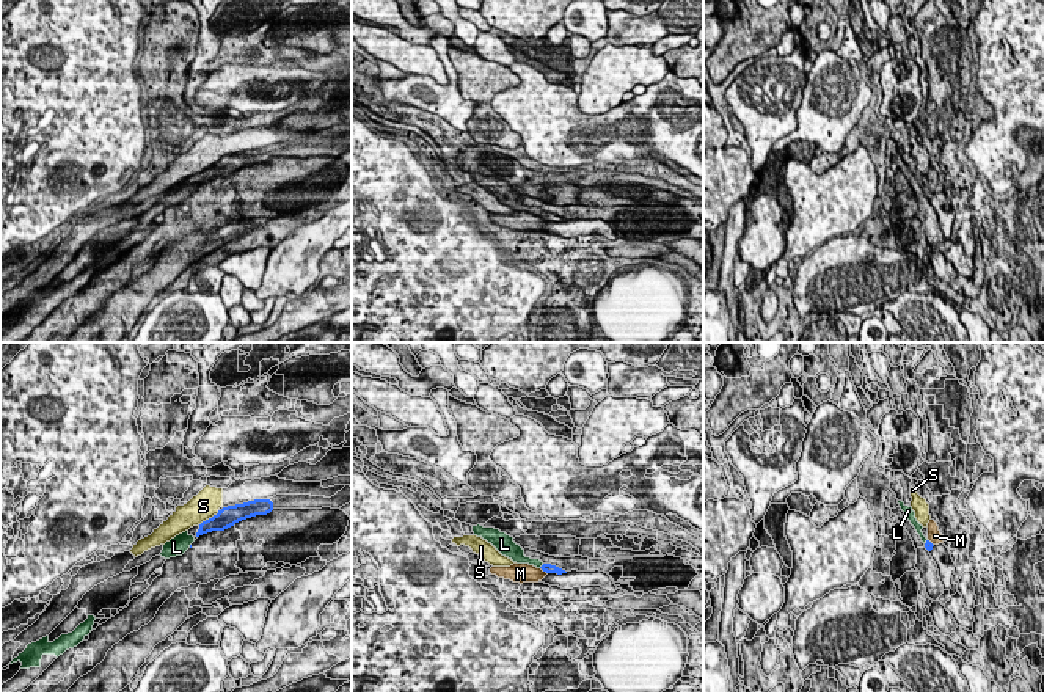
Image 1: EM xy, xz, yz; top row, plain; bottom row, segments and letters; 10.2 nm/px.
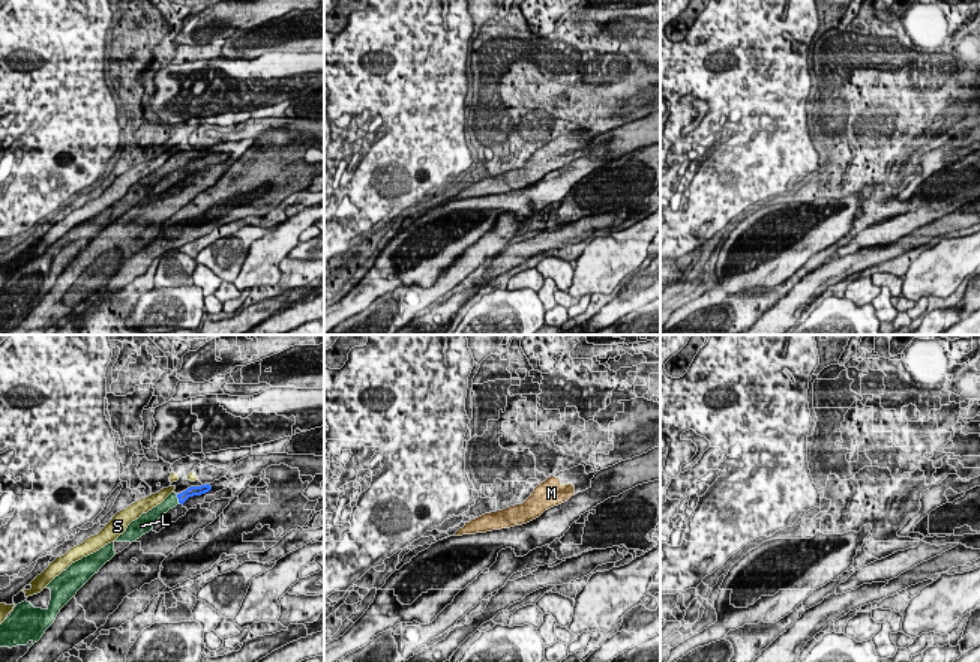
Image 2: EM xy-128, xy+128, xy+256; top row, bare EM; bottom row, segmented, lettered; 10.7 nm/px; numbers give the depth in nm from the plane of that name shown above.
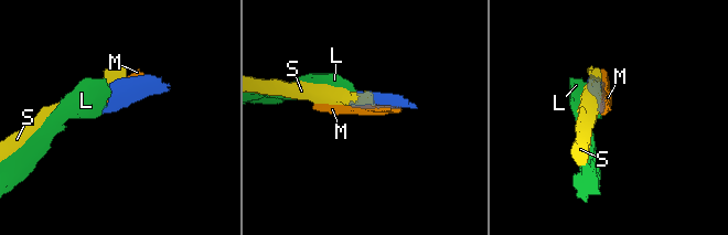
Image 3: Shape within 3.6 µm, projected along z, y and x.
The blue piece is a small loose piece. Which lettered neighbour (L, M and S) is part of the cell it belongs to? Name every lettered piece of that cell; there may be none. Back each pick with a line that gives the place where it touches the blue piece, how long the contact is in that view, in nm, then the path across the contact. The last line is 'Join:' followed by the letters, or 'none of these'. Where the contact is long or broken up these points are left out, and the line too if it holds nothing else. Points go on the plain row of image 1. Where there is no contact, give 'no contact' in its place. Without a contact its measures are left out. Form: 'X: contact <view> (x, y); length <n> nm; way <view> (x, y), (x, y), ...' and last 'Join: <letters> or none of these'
L: contact xz (542, 214); length 70 nm
Join: L

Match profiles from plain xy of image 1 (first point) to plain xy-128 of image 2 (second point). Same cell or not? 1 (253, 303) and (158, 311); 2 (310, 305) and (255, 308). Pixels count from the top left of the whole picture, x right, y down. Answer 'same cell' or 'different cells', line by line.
1: different cells
2: same cell

